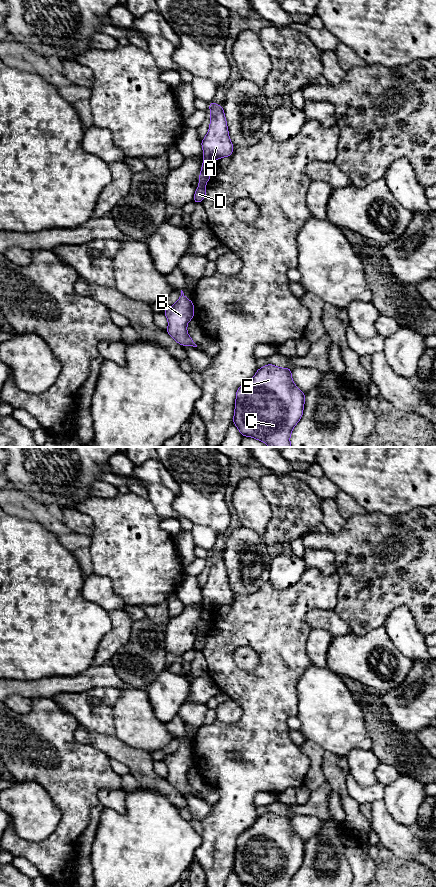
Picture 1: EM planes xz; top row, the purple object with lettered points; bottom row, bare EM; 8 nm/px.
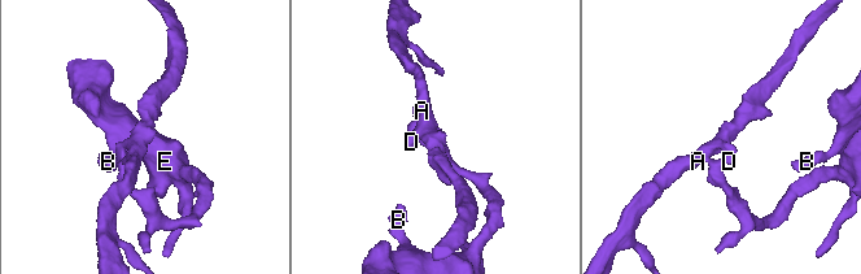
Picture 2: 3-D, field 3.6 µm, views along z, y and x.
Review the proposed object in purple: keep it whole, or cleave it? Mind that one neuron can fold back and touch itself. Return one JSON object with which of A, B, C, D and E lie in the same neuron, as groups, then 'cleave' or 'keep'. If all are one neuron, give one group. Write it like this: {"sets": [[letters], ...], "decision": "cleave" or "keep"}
{"sets": [["A", "D"], ["B", "C", "E"]], "decision": "cleave"}

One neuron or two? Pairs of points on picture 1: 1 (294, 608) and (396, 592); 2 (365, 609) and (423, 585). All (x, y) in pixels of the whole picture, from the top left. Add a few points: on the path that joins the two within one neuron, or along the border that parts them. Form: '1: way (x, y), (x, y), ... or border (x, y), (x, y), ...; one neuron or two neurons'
1: border (339, 578), (337, 603), (333, 609); two neurons
2: way (379, 595), (389, 585), (409, 585); one neuron

